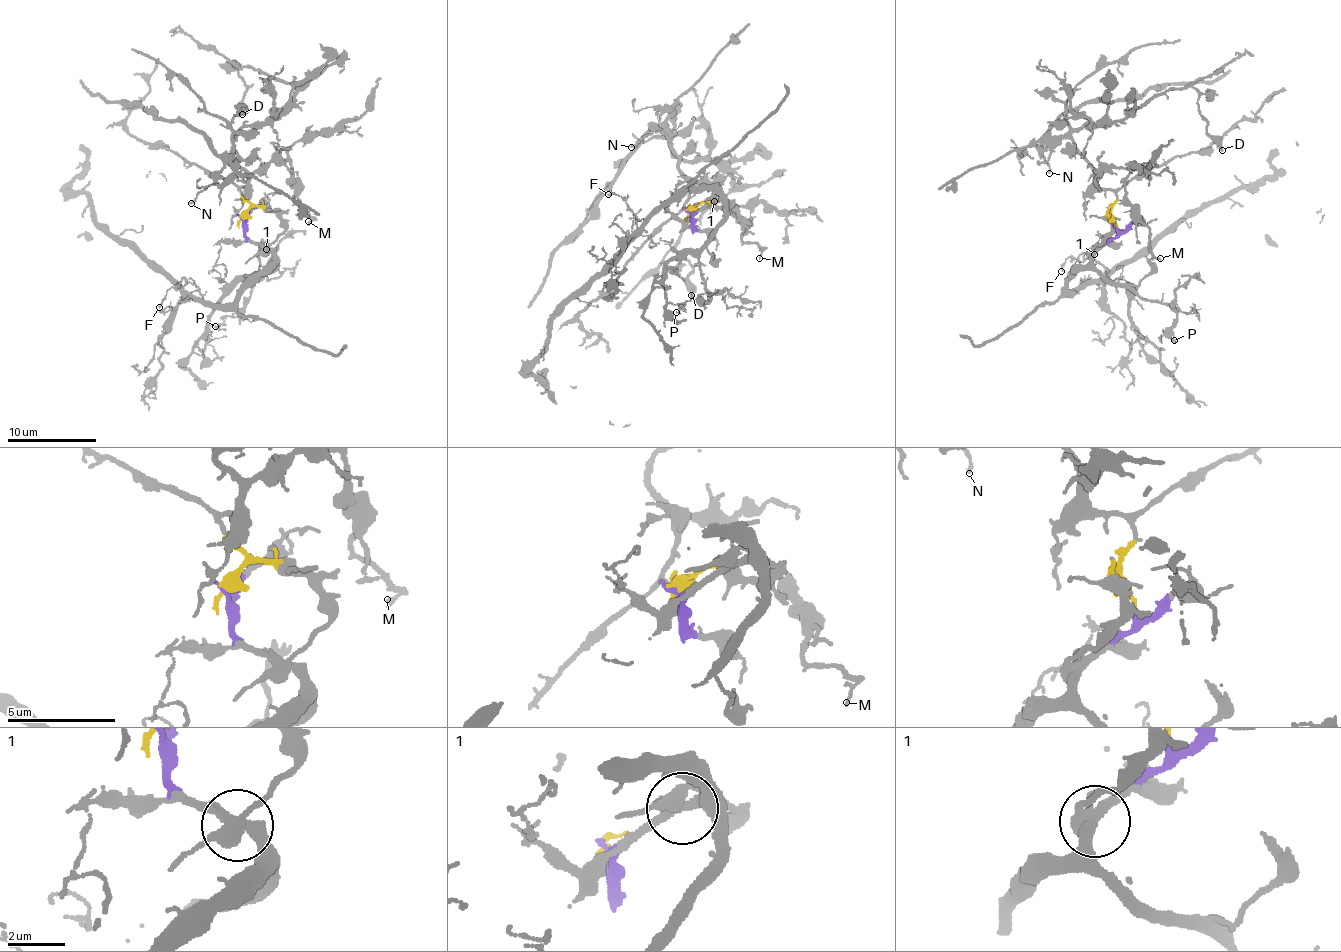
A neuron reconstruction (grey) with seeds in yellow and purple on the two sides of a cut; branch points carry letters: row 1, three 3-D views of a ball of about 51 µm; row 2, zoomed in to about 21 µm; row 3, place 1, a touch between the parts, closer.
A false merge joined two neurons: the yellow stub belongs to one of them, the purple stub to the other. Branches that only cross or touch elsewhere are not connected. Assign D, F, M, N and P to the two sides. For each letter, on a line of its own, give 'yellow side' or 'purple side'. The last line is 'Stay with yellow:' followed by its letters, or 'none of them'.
D: yellow side
F: purple side
M: yellow side
N: yellow side
P: purple side
Stay with yellow: D, M, N

